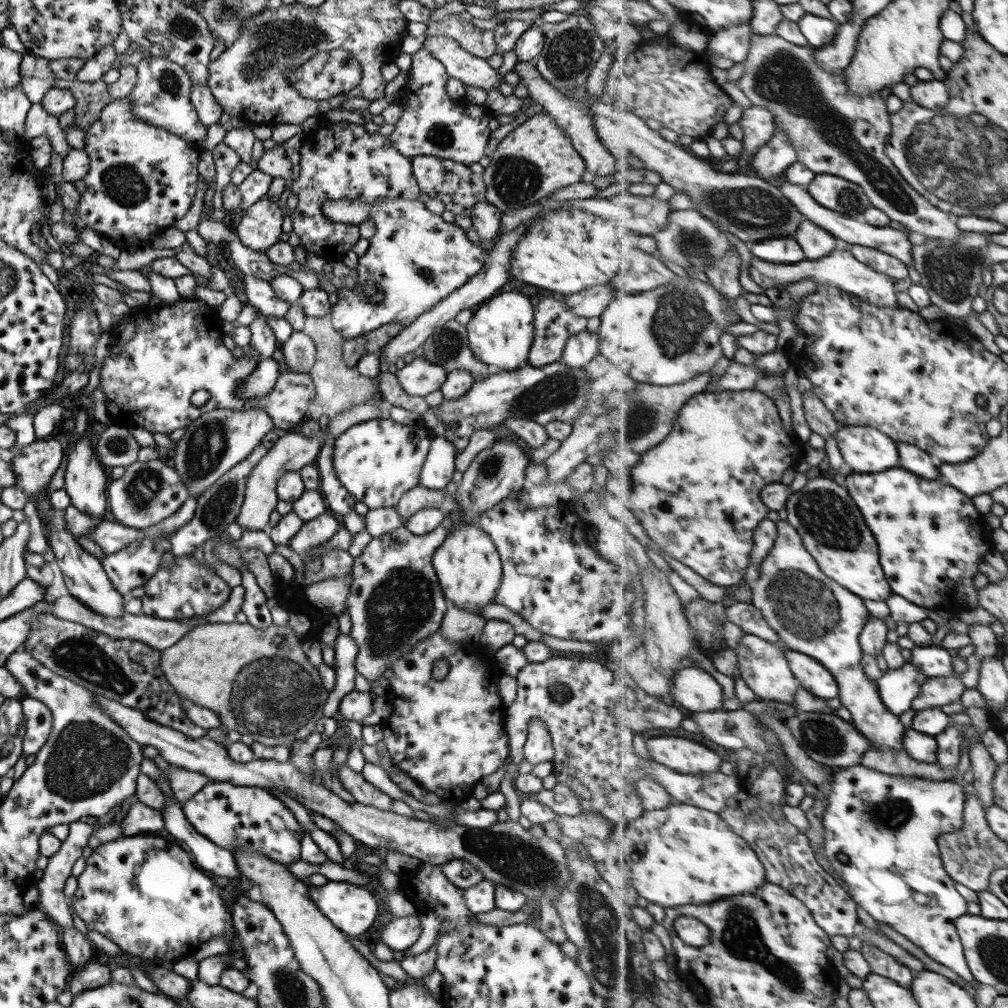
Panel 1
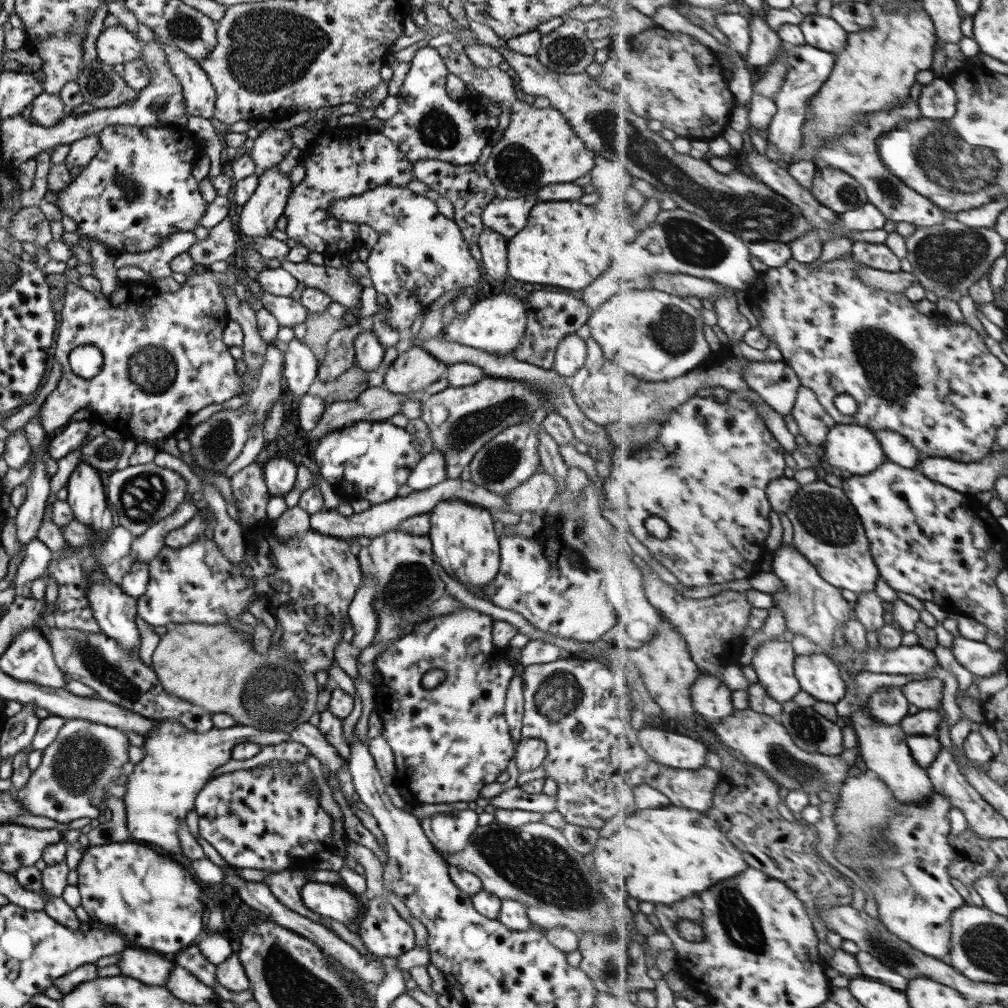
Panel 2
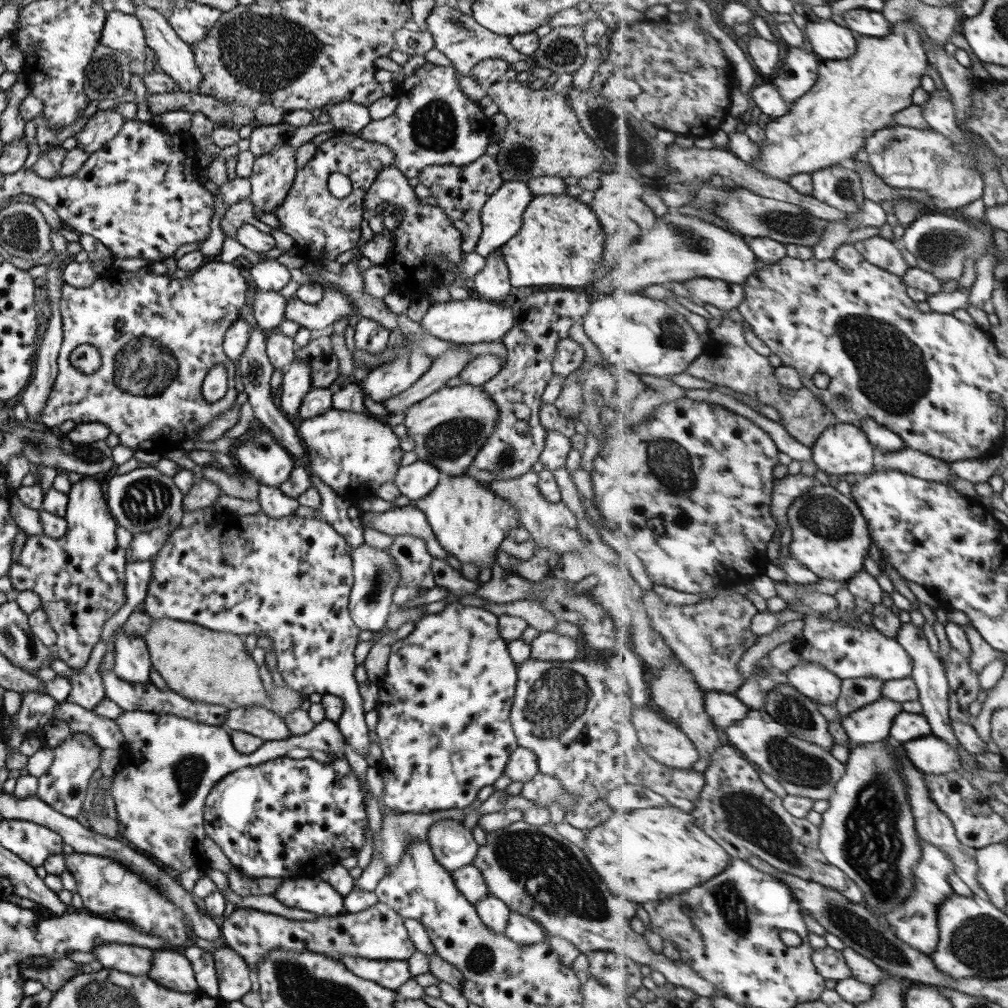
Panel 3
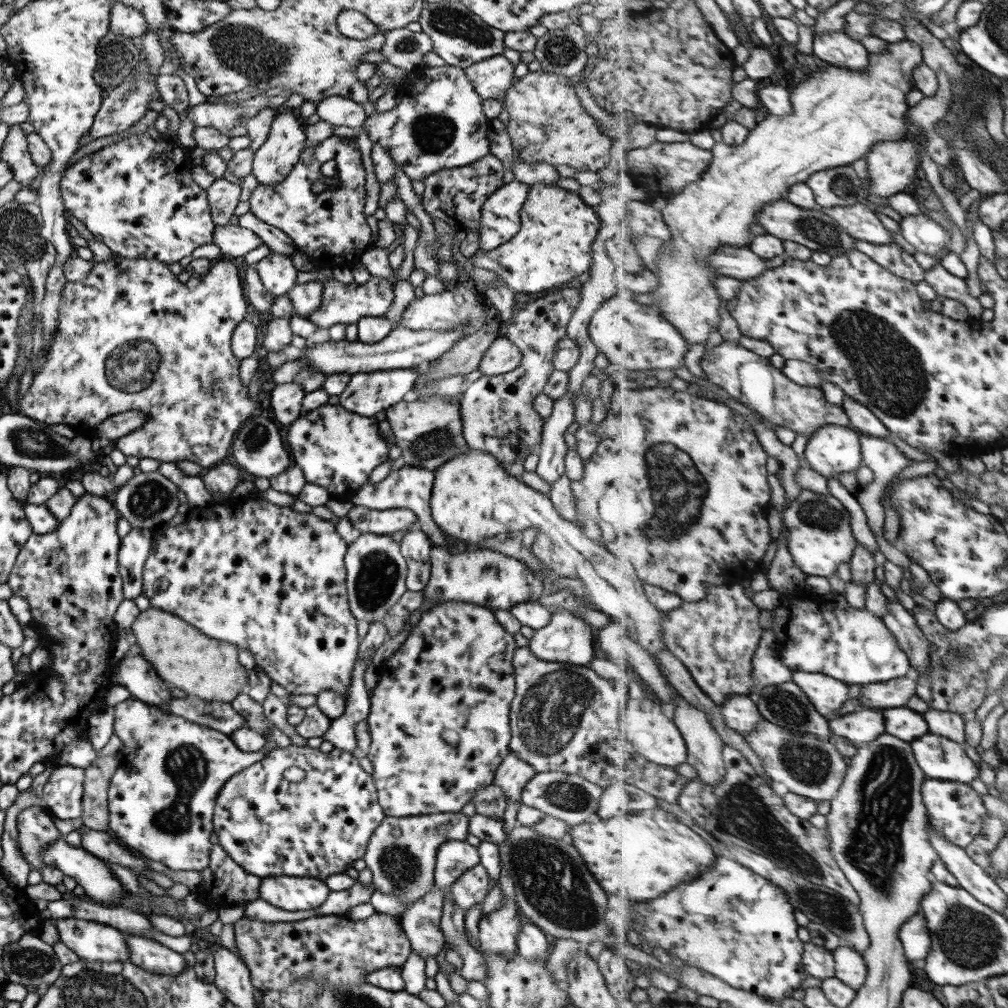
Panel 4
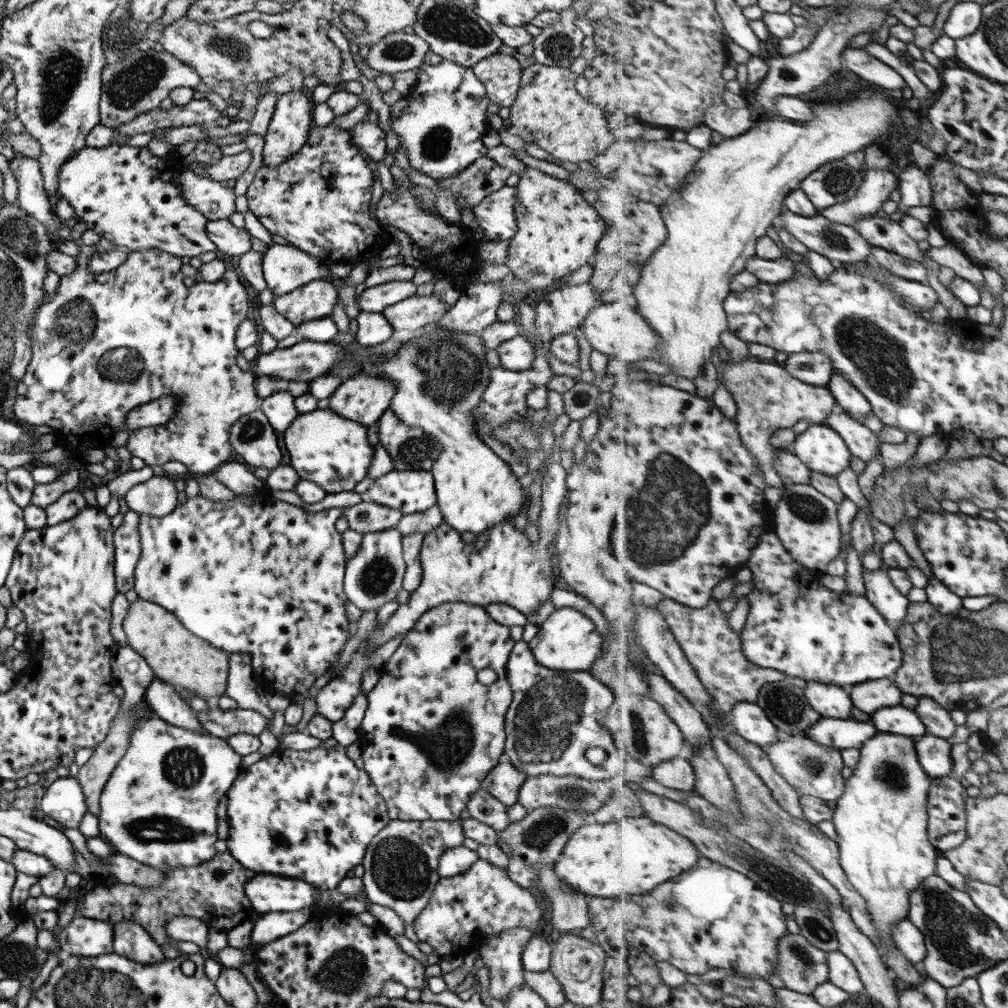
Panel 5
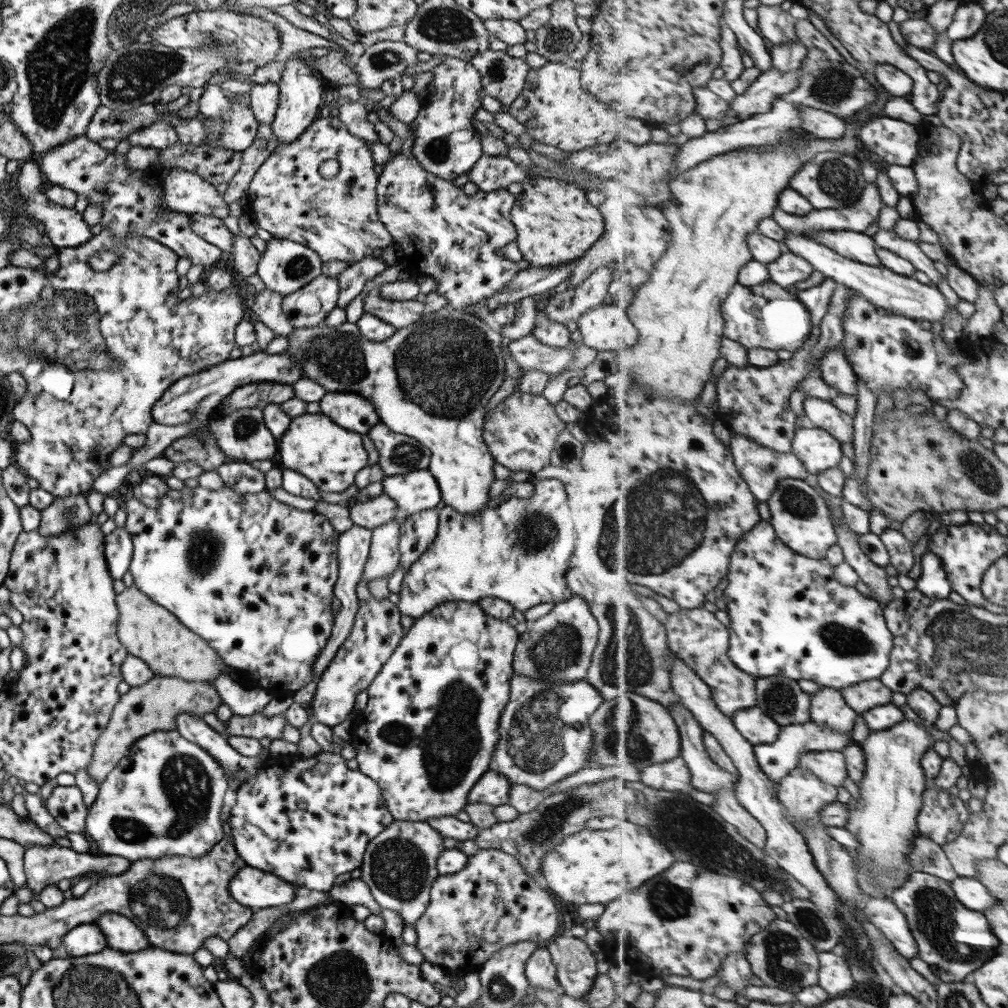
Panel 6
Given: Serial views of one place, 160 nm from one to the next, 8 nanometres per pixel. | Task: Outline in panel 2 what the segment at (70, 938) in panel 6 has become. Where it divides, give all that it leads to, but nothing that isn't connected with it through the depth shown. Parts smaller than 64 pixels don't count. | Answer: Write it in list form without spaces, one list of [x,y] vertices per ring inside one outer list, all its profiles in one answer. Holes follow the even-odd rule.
[[[127,946],[119,952],[116,964],[125,975],[149,986],[166,986],[174,963],[171,958],[153,953],[139,947]]]

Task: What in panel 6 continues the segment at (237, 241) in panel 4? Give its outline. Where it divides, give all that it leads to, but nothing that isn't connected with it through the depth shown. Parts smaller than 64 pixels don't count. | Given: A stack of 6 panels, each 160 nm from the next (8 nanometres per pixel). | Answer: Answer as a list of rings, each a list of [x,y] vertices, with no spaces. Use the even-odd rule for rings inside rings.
[[[189,214],[191,230],[199,238],[217,247],[220,251],[232,250],[232,234],[228,231],[222,219],[201,214]]]

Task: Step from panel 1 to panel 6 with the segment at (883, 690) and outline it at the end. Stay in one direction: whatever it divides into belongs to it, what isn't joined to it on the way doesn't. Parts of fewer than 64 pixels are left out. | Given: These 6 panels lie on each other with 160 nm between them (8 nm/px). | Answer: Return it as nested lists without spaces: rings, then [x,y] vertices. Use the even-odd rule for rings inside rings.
[[[811,720],[803,724],[782,727],[778,739],[773,744],[754,745],[754,751],[765,774],[768,774],[773,782],[781,782],[792,770],[798,767],[800,756],[803,753],[826,750],[842,751],[845,746],[854,743],[857,744],[854,739],[854,731],[840,733],[825,725],[818,725],[815,721]]]

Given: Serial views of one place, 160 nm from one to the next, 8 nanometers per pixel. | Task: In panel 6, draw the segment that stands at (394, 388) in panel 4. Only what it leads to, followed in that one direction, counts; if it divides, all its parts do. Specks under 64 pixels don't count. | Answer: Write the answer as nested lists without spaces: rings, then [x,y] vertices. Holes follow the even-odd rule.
[[[326,392],[322,399],[322,411],[337,426],[363,436],[379,421],[371,404],[370,400],[357,393]]]

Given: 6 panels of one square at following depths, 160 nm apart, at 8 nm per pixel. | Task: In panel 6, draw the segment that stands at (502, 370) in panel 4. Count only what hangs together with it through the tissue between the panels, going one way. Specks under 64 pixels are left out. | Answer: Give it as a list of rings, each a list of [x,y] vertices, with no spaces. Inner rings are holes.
[[[529,334],[510,341],[506,347],[511,360],[517,364],[520,371],[537,370],[553,374],[569,367],[575,345],[574,342],[570,342],[565,348],[553,348],[541,344]]]

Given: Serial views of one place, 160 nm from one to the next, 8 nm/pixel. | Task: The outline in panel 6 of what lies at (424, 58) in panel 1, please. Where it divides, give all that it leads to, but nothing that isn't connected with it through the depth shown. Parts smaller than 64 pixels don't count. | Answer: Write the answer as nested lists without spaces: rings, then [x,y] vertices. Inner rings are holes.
[[[445,57],[438,66],[430,70],[433,75],[430,85],[424,92],[423,100],[427,104],[421,105],[417,116],[413,122],[408,125],[409,131],[413,134],[410,154],[417,161],[417,164],[427,173],[443,179],[443,181],[453,182],[459,175],[468,173],[475,161],[482,155],[480,136],[471,124],[474,113],[481,107],[481,84],[475,68],[469,61],[463,61],[459,58]]]

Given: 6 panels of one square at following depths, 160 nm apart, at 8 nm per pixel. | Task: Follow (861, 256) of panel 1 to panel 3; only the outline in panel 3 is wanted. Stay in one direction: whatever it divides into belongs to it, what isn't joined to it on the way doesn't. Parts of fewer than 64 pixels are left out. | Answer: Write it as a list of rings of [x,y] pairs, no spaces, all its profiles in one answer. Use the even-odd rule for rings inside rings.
[[[879,235],[854,243],[856,249],[864,253],[864,257],[875,266],[902,277],[911,267],[903,258],[901,250],[893,244],[892,239],[881,238]]]

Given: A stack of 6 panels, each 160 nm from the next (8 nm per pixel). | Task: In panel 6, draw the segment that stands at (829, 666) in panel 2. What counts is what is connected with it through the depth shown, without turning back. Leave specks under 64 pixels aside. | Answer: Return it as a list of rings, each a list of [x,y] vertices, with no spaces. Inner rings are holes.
[[[821,687],[818,693],[812,695],[812,720],[840,733],[853,731],[859,714],[845,702],[843,696],[842,689]]]

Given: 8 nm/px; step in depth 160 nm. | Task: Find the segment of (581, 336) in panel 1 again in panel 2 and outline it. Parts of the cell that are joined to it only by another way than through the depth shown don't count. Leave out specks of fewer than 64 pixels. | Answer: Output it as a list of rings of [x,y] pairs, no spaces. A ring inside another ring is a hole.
[[[575,333],[561,338],[557,343],[551,370],[559,376],[568,378],[573,376],[586,359],[586,344]]]

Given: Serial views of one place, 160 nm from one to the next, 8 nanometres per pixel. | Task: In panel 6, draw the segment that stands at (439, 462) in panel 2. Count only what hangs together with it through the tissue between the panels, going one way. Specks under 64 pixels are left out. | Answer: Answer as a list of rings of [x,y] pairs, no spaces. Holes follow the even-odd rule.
[[[427,469],[384,475],[381,486],[382,493],[395,502],[399,513],[406,516],[434,508],[442,501],[438,484]]]

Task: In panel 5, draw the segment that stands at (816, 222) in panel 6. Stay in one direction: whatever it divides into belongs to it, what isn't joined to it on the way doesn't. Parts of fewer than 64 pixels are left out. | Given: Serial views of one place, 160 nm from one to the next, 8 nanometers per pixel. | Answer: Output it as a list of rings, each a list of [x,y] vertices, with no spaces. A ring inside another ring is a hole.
[[[866,169],[865,173],[864,185],[856,197],[824,209],[821,214],[837,224],[853,227],[858,220],[882,209],[891,194],[898,190],[899,177],[888,169]]]

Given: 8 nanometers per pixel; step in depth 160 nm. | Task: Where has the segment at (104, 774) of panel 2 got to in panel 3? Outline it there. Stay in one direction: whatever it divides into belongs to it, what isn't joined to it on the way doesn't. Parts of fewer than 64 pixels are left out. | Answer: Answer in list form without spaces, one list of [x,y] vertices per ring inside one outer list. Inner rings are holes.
[[[70,734],[51,749],[53,760],[46,773],[36,778],[35,796],[53,811],[78,820],[81,815],[81,803],[83,803],[86,794],[85,789],[89,784],[89,778],[93,776],[93,772],[99,766],[99,752],[101,752],[102,748],[96,744],[92,747],[85,747],[79,739]]]

